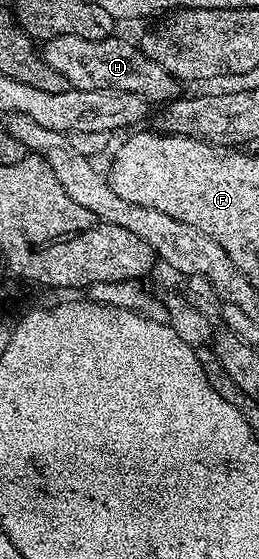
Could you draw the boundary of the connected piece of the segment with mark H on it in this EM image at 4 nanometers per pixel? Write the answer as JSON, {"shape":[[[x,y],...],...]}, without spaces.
{"shape":[[[62,34],[43,45],[42,59],[78,90],[130,90],[130,94],[142,94],[149,102],[169,102],[181,95],[181,81],[158,66],[158,62],[149,58],[133,41],[131,44],[128,40],[116,39],[115,35],[107,36],[105,40],[91,40]]]}

